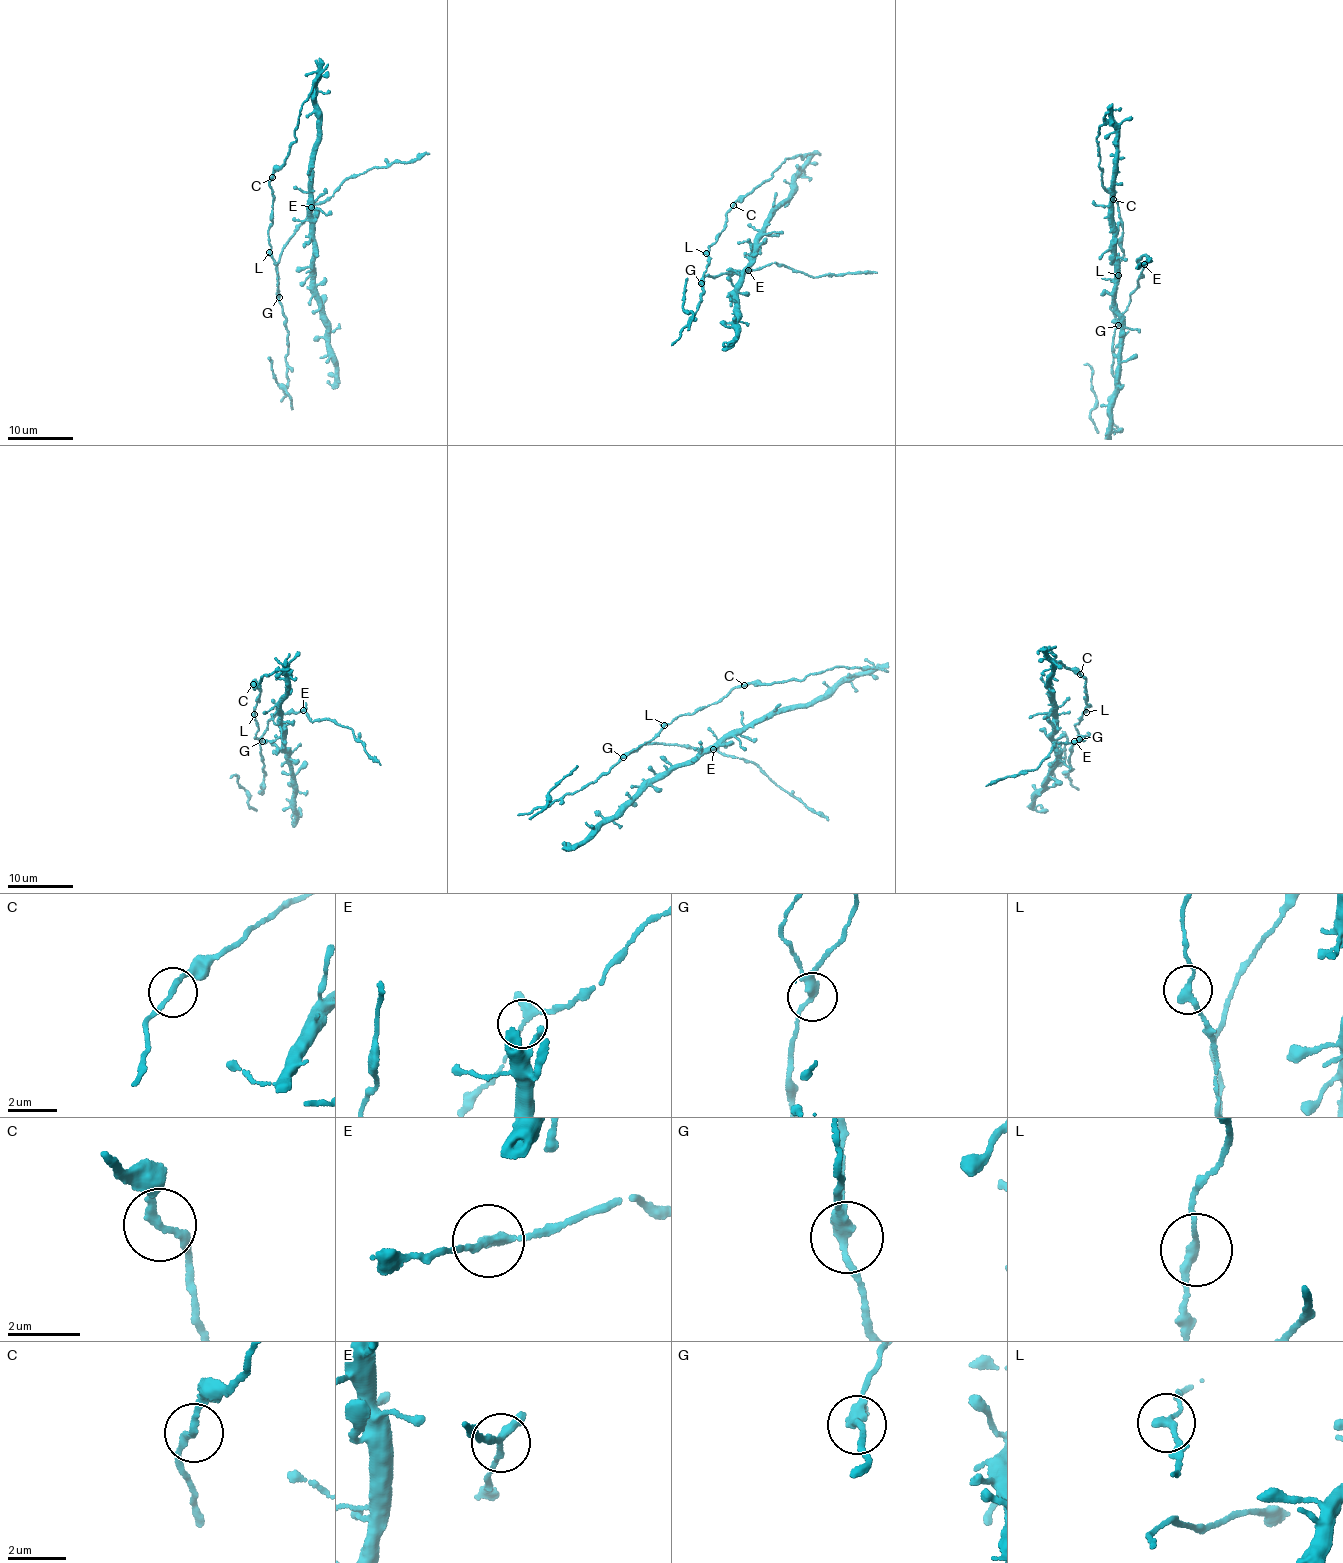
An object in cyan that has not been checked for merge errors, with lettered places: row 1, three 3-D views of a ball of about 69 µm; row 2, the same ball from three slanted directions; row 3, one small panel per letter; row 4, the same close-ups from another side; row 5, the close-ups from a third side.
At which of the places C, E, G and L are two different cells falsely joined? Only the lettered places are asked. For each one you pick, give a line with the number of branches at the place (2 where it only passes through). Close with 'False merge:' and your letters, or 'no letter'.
False merge: no letter

